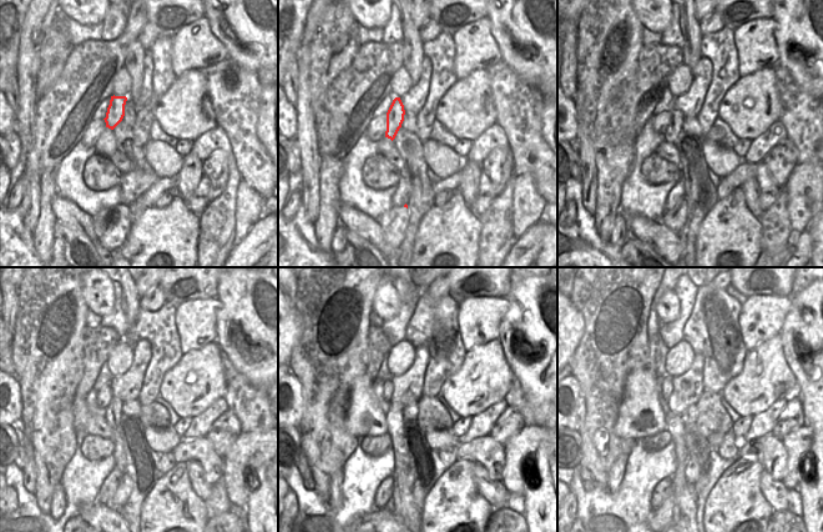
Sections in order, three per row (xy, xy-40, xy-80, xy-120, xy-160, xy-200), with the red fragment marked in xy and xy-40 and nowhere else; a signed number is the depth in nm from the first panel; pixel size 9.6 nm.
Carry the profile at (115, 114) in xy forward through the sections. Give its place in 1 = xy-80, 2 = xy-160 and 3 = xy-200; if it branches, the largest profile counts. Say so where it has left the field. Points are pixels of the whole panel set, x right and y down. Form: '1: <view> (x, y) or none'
1: xy-80 (671, 134)
2: xy-160 (403, 508)
3: xy-200 (685, 503)

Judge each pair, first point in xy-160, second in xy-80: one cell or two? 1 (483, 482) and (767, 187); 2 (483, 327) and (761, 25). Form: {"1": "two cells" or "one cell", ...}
{"1": "two cells", "2": "one cell"}

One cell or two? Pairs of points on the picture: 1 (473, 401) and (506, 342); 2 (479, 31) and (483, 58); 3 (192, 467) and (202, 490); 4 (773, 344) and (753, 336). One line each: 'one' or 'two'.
1: two
2: one
3: one
4: two

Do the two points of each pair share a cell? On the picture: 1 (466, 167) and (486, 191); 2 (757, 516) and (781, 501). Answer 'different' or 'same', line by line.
1: different
2: different

